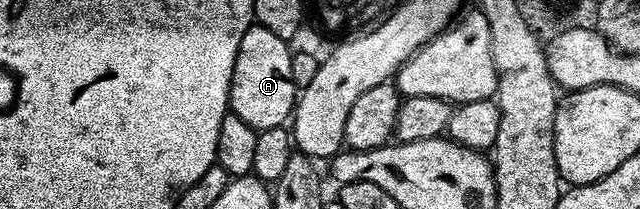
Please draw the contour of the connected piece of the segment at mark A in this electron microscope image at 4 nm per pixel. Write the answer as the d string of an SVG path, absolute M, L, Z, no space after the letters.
M251 25L244 37L240 37L240 49L232 69L229 106L232 114L257 132L283 126L293 116L296 102L294 62L287 40L276 37L272 29Z

